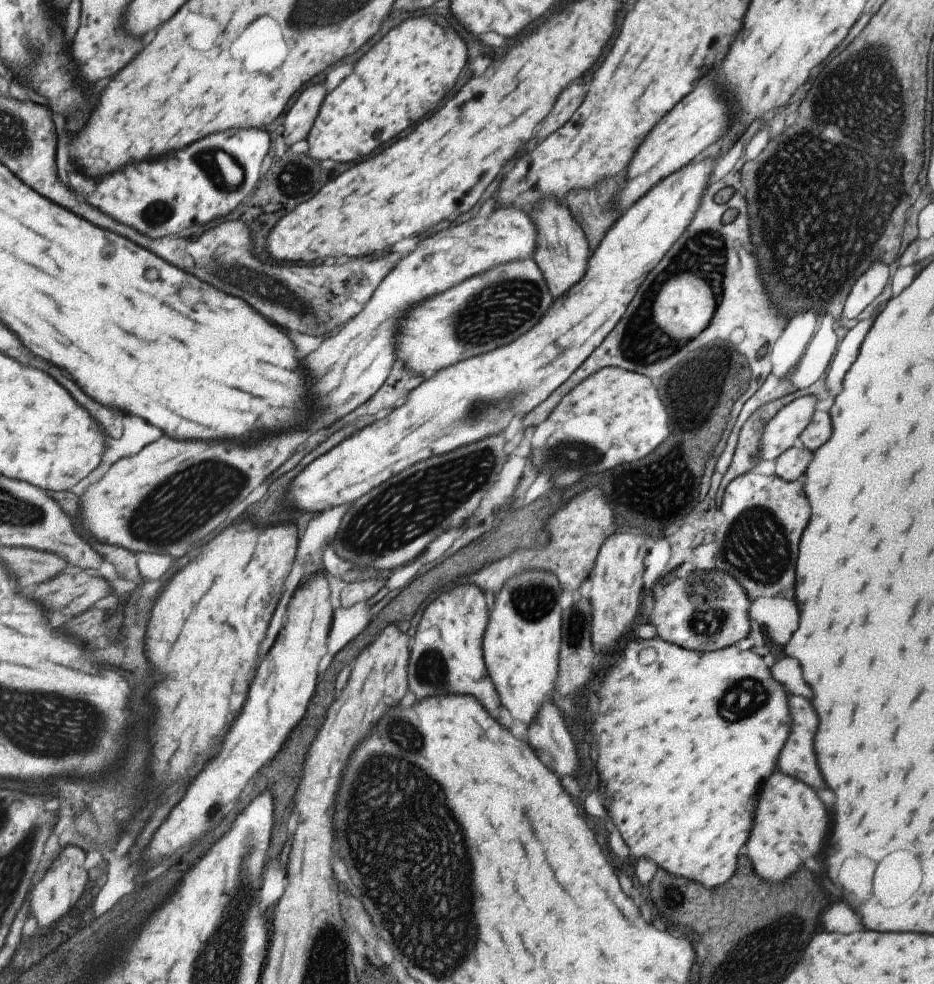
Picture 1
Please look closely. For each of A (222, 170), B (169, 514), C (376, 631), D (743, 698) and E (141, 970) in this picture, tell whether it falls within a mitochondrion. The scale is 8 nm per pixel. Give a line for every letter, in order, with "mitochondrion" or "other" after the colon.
A: mitochondrion
B: mitochondrion
C: other
D: mitochondrion
E: other

